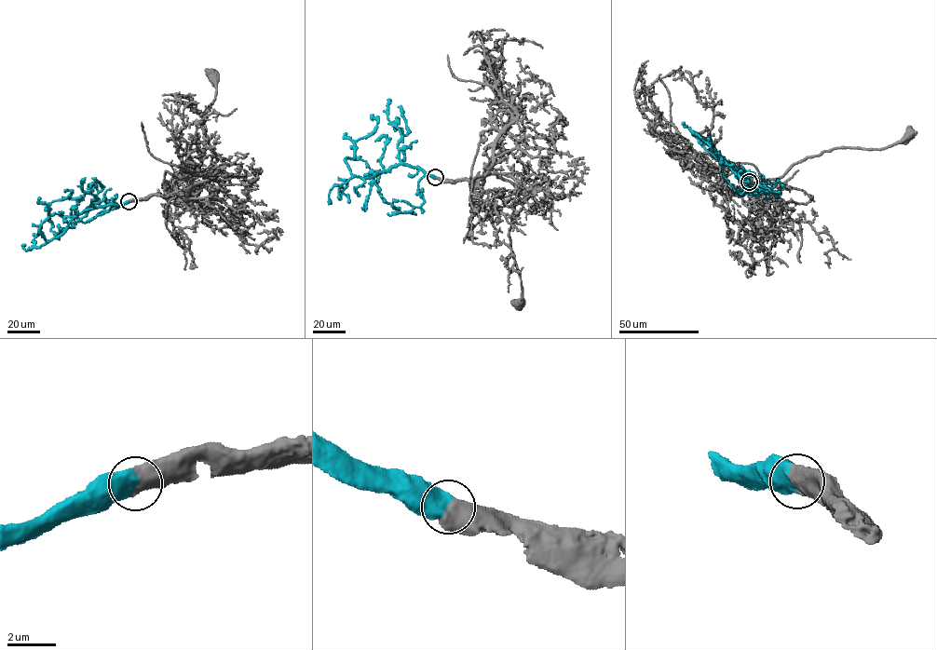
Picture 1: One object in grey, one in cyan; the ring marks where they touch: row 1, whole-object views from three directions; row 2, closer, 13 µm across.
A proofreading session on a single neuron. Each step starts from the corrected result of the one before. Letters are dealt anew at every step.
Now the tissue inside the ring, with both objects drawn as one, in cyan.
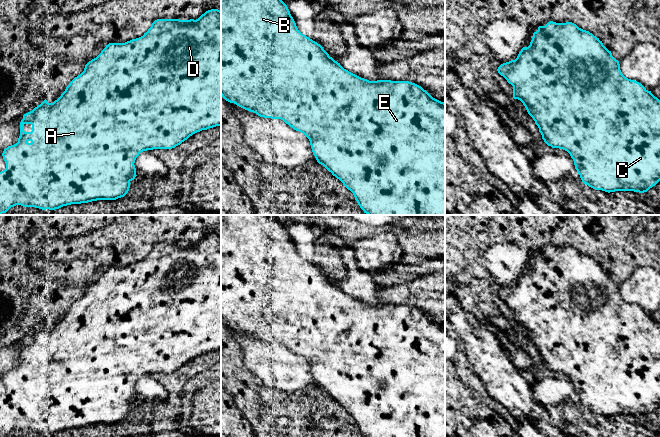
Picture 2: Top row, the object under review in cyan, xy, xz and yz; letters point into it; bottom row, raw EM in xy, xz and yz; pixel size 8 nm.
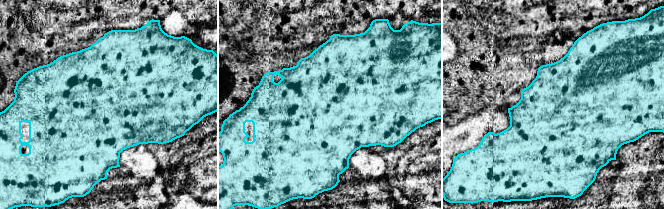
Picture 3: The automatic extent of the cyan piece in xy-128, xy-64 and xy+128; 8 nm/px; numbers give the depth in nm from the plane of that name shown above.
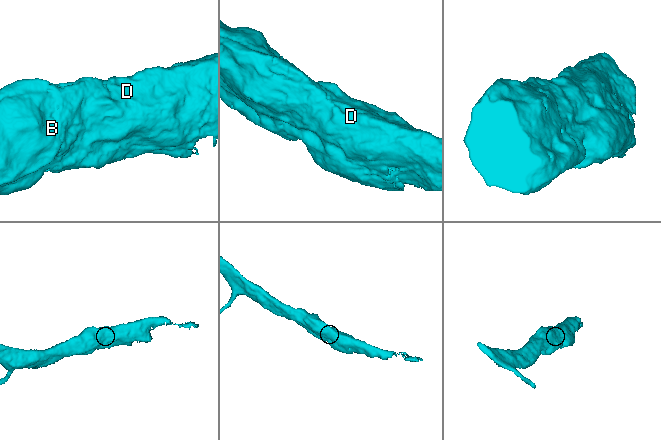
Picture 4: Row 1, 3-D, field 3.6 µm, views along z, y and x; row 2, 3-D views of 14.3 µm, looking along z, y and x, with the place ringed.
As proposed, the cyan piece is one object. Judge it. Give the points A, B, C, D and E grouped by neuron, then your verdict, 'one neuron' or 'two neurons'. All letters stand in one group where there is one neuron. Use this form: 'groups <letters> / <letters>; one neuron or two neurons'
groups A B C D E; one neuron

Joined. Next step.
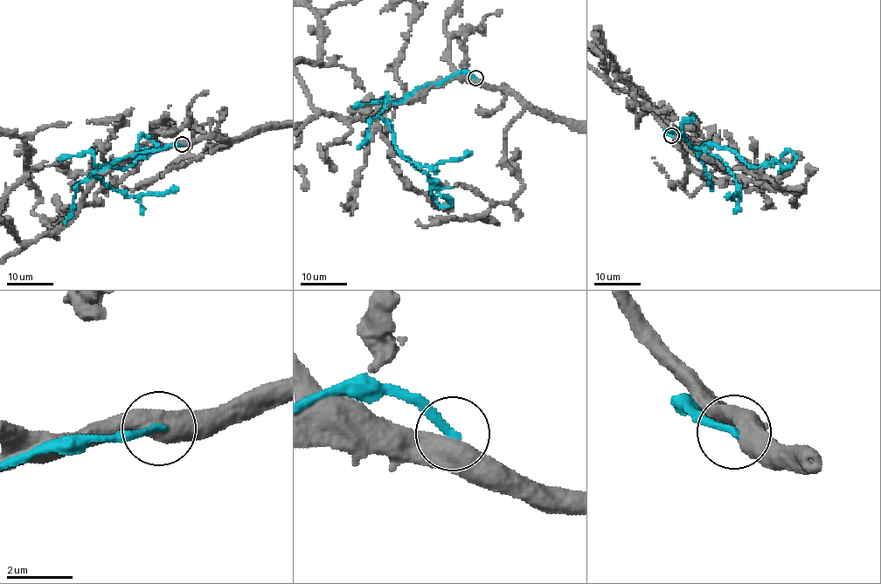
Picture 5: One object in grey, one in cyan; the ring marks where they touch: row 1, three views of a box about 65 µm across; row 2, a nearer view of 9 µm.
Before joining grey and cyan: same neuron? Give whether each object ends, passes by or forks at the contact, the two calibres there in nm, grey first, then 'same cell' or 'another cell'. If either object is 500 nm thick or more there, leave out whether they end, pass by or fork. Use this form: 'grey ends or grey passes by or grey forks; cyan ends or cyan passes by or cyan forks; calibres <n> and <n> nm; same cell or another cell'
calibres 550 and 240 nm; another cell

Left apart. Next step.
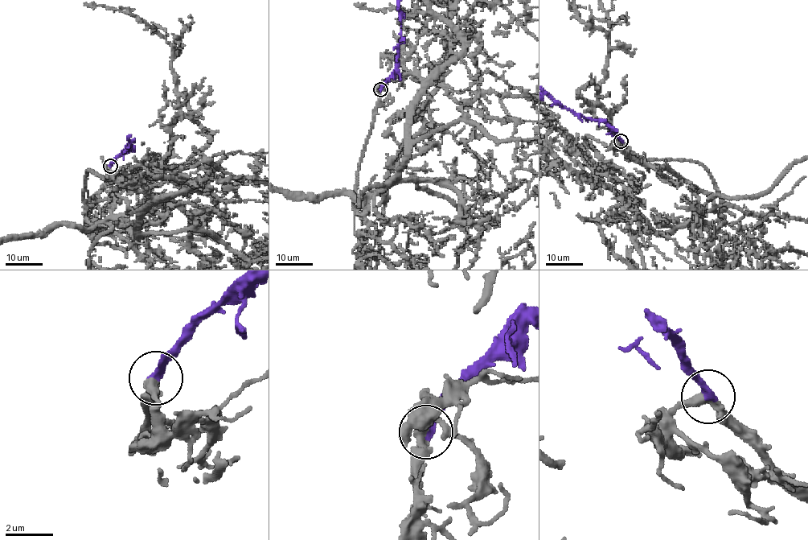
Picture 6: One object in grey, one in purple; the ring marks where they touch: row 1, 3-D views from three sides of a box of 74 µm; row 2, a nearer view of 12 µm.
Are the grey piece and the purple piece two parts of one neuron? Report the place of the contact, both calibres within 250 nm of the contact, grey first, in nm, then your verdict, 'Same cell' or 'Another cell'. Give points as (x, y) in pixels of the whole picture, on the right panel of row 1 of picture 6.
Place: (621, 141). Thickness 360 nm (grey) against 360 nm. Same cell

